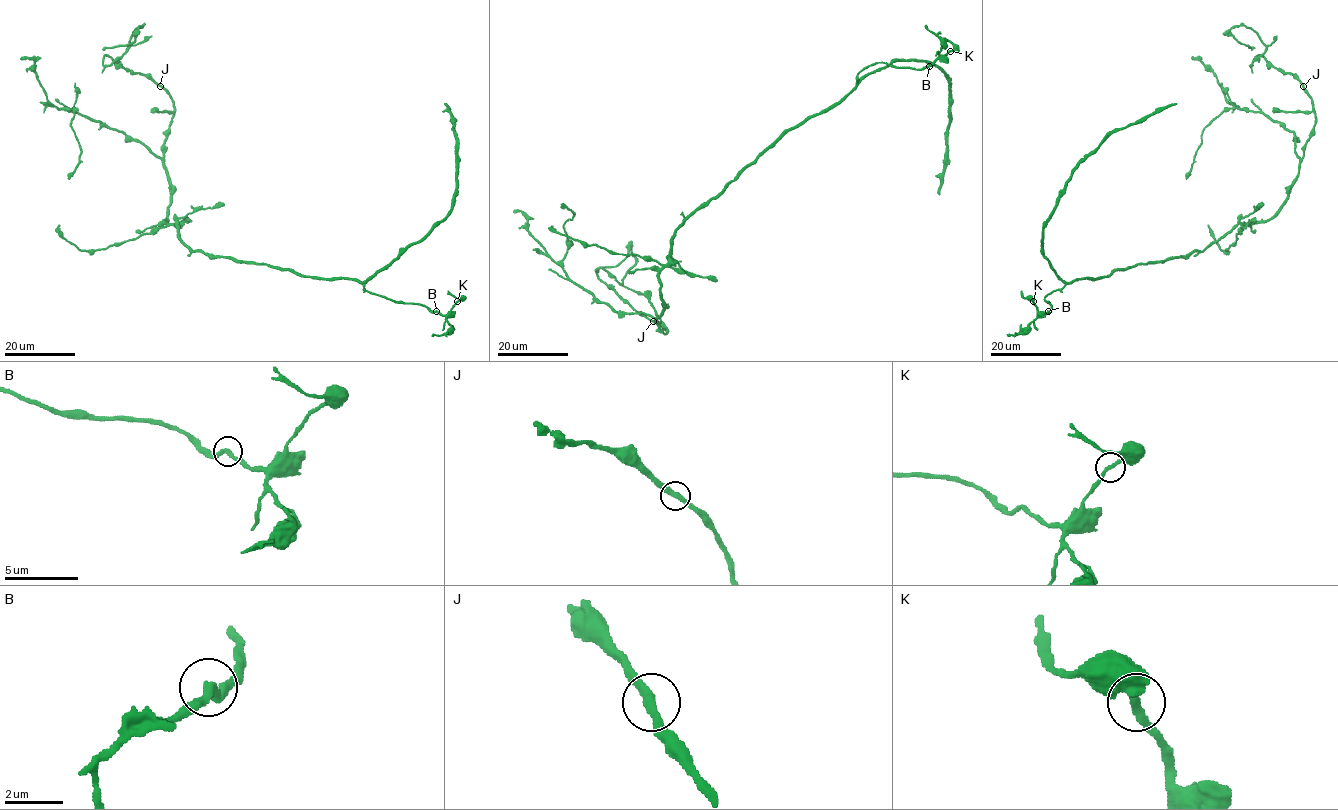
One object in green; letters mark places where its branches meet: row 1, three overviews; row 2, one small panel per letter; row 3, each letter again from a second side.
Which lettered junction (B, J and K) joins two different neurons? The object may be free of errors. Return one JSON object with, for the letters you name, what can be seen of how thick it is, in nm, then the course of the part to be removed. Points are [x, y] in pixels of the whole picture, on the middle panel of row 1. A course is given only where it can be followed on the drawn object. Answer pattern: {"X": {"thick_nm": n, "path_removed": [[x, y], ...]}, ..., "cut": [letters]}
{"cut": []}

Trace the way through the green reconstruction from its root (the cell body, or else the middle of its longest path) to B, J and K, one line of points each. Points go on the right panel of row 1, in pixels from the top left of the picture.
B: (1190, 255), (1139, 263), (1116, 269), (1107, 276), (1076, 278), (1044, 297), (1051, 305), (1048, 311)
J: (1190, 255), (1202, 251), (1238, 223), (1269, 220), (1286, 199), (1315, 124), (1313, 101), (1303, 85)
K: (1190, 255), (1139, 263), (1116, 269), (1107, 276), (1076, 278), (1044, 297), (1051, 308), (1041, 315), (1033, 301)

